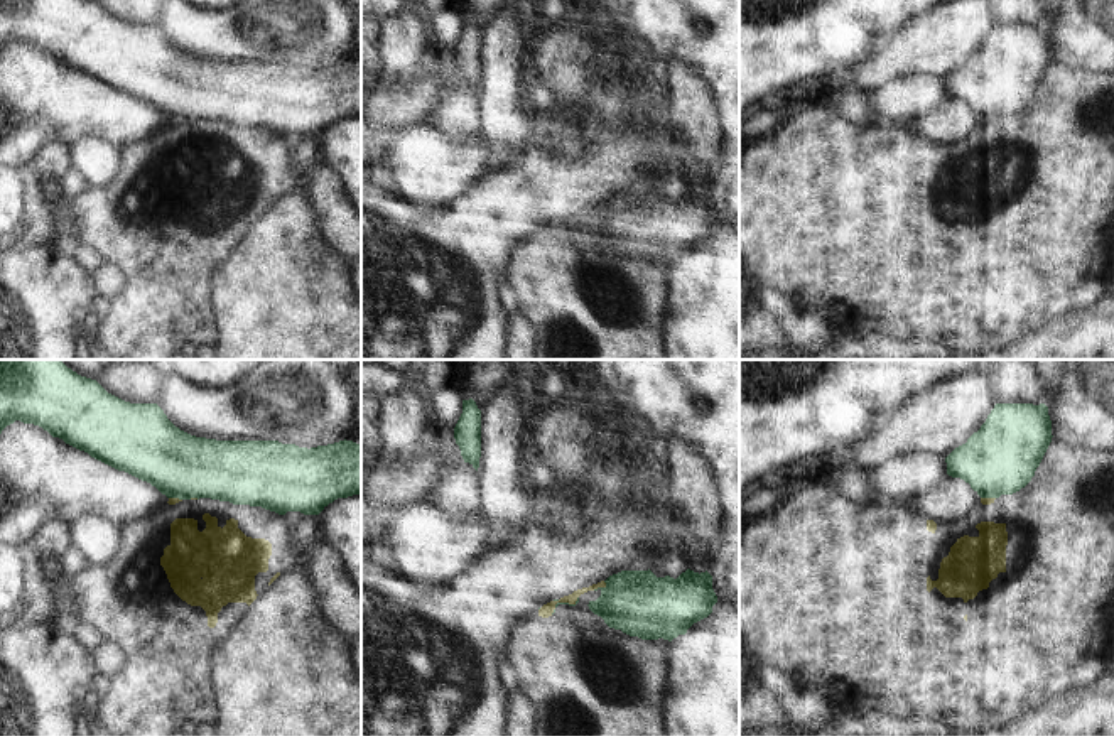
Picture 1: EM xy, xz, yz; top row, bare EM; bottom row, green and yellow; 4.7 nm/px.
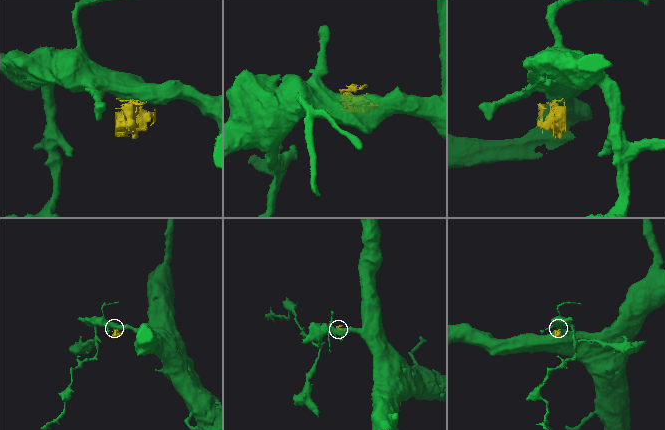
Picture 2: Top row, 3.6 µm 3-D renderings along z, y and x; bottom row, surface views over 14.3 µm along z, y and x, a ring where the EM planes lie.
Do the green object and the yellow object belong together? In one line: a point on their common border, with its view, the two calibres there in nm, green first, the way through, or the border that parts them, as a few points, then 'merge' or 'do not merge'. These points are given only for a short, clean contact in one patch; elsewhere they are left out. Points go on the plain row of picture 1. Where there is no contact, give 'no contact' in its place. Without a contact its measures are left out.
contact xz (600, 210); calibres 320 and 50 nm; border xz (606, 205), (593, 211); do not merge

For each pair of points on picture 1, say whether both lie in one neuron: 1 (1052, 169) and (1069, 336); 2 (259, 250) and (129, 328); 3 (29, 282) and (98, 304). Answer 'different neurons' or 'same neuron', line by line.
1: different neurons
2: different neurons
3: different neurons

